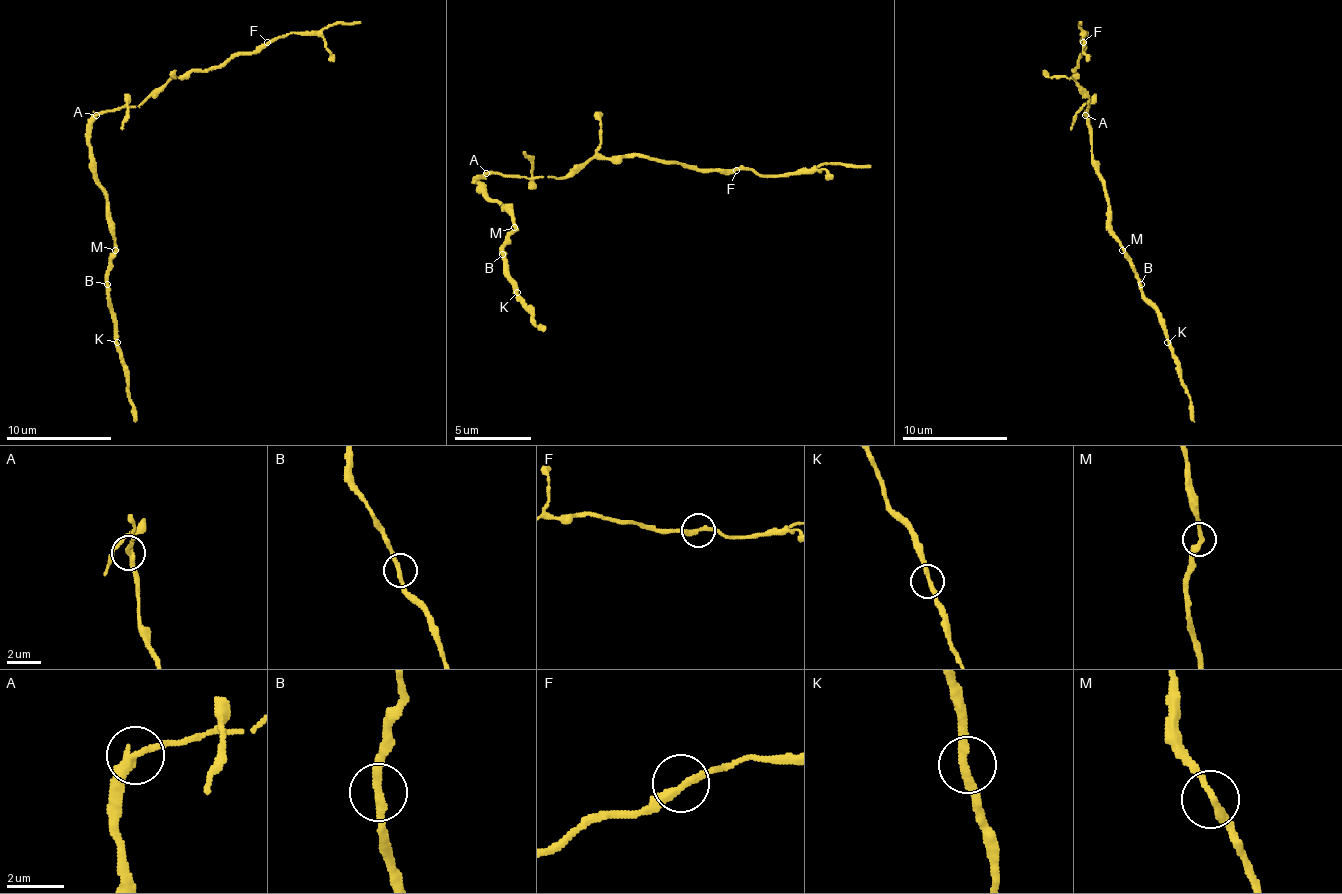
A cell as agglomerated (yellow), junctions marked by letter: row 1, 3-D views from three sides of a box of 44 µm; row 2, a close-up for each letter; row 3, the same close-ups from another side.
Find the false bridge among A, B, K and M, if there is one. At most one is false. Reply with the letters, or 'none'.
A

